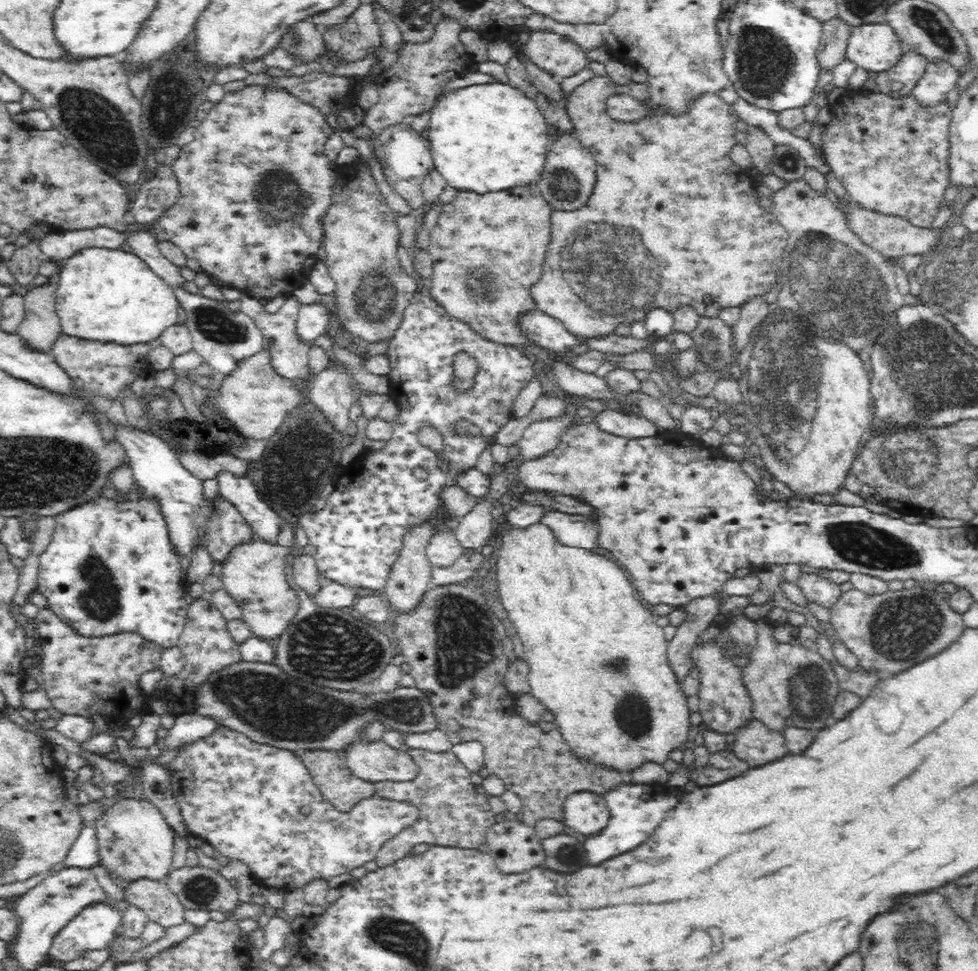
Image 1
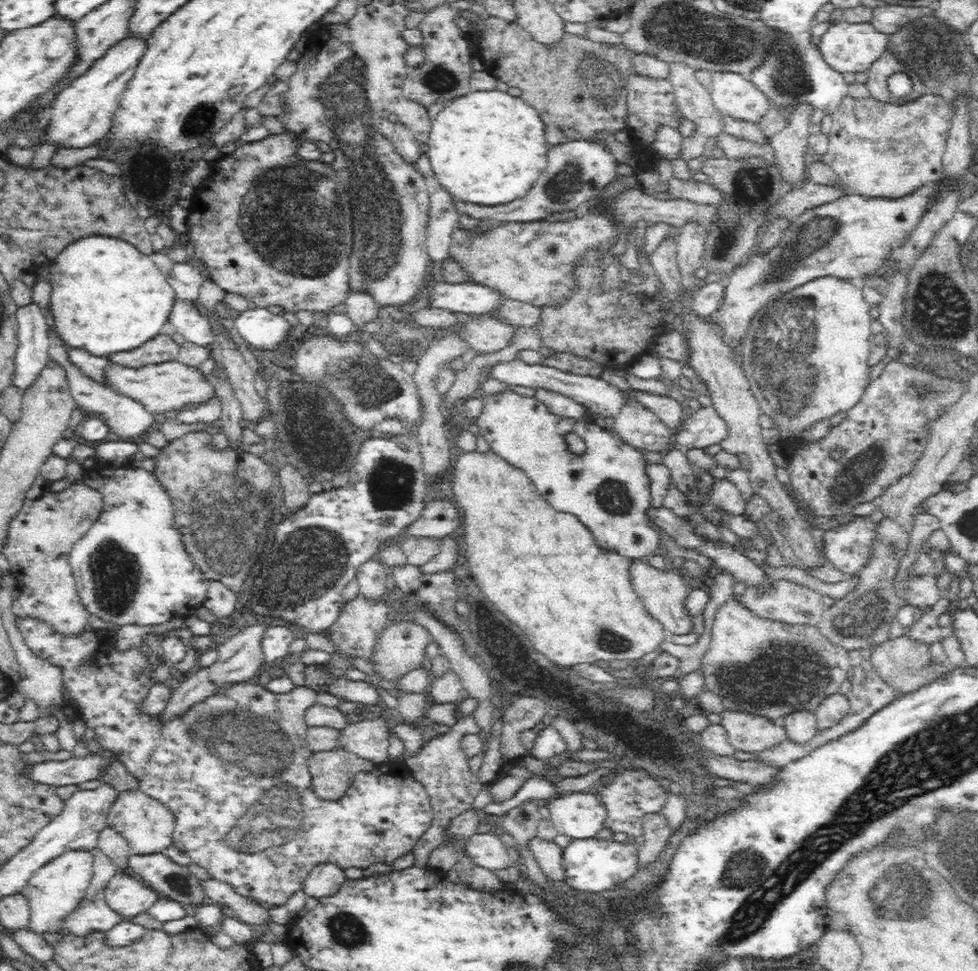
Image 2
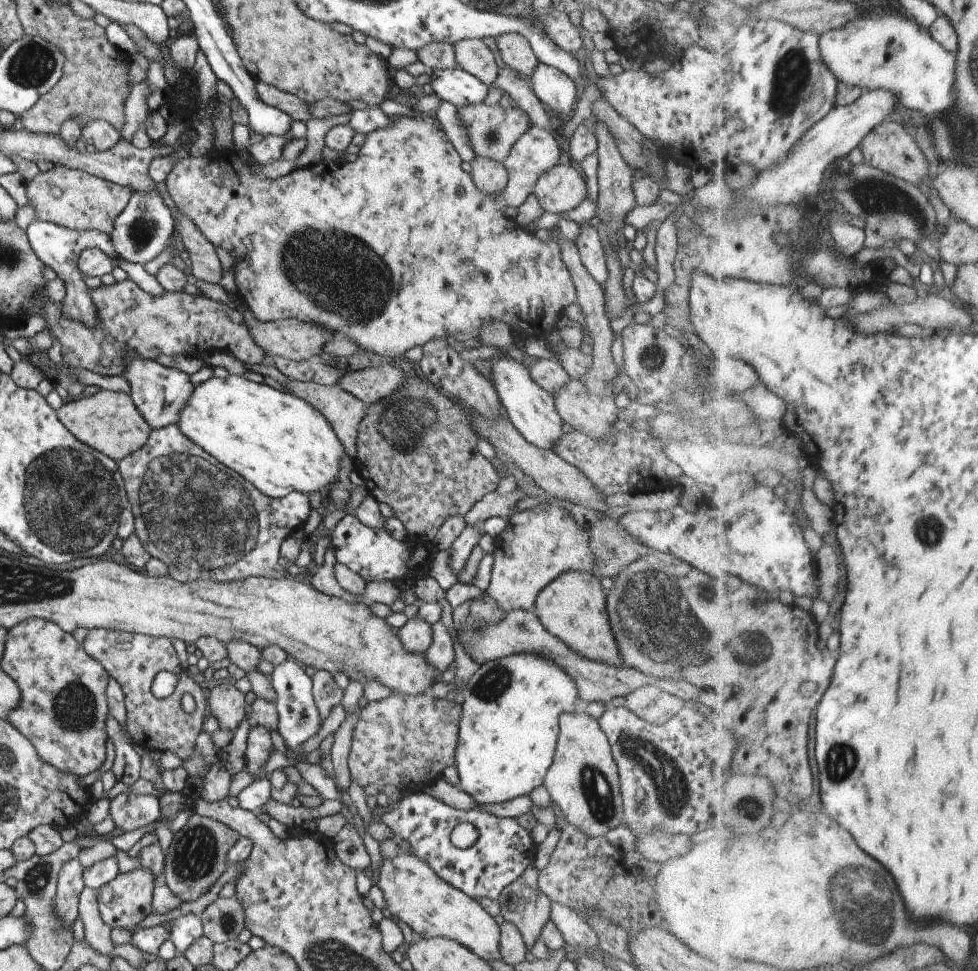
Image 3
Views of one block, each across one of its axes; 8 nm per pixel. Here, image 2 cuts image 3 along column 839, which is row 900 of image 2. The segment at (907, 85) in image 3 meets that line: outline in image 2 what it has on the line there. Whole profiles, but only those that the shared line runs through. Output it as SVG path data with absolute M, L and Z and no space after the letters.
M66 850L61 856L55 857L42 868L33 872L22 893L27 898L31 912L29 929L40 934L63 931L60 922L64 916L72 914L85 897L87 888L93 877L94 856L90 850Z

